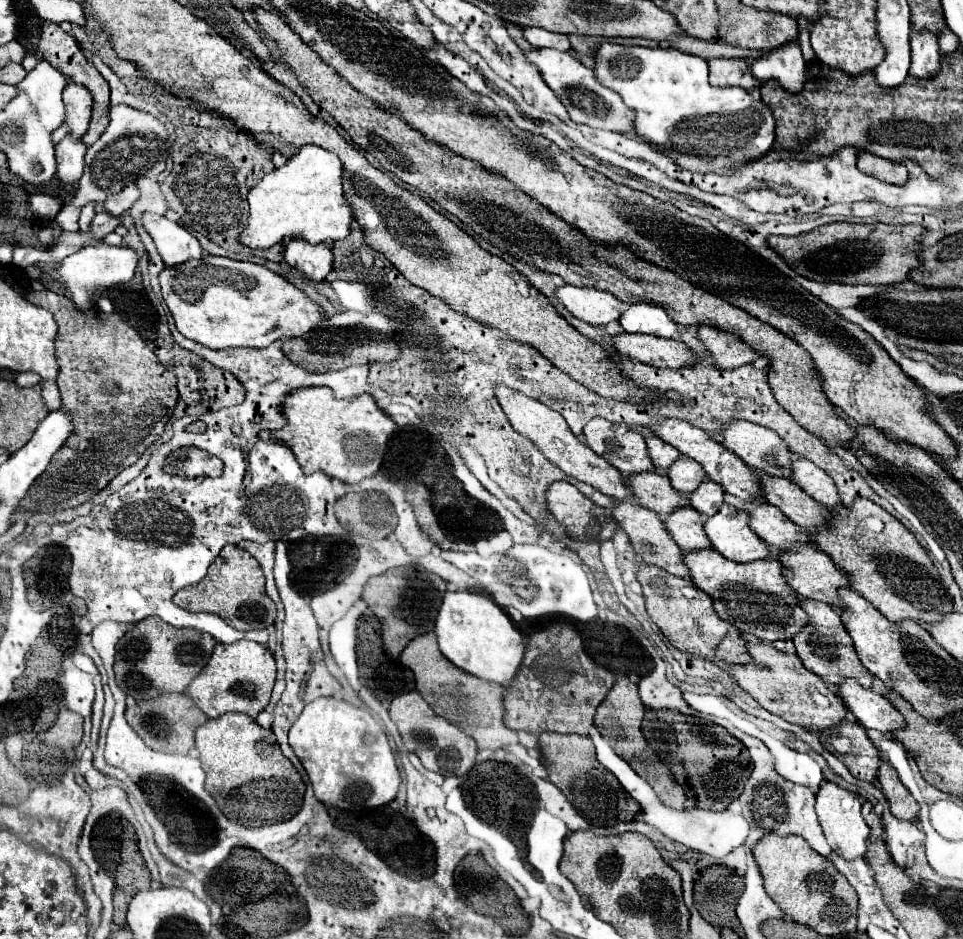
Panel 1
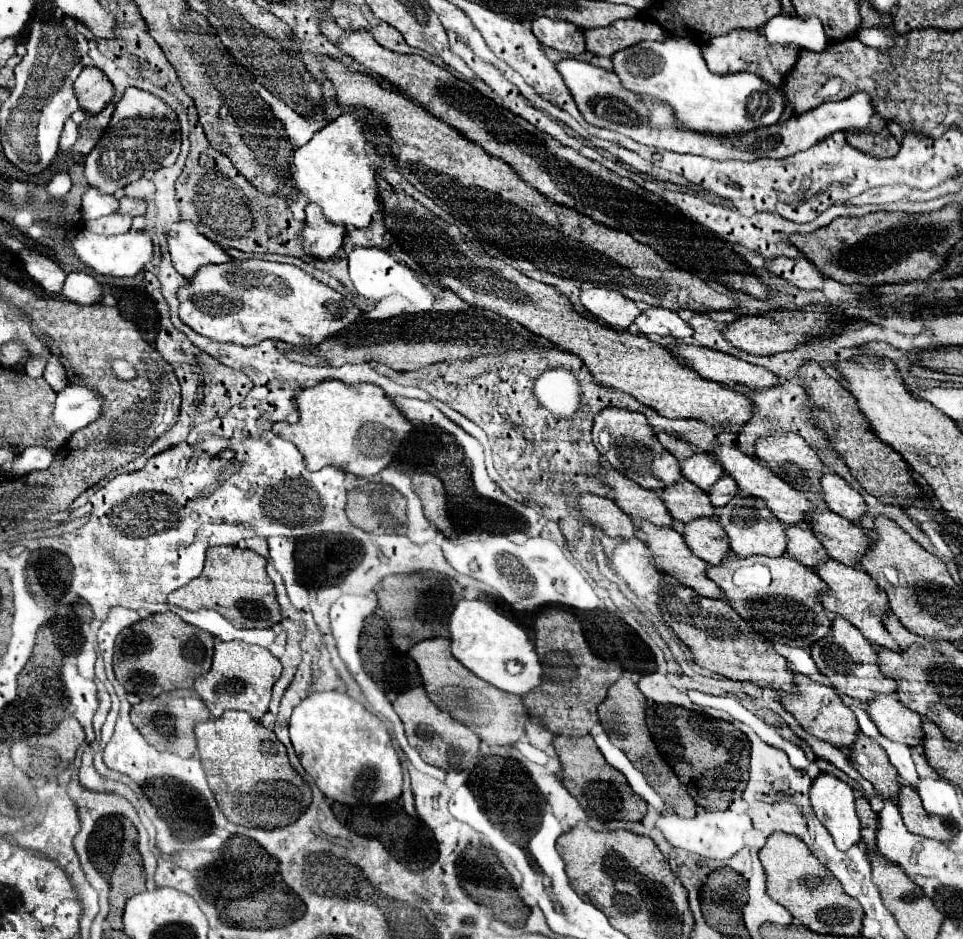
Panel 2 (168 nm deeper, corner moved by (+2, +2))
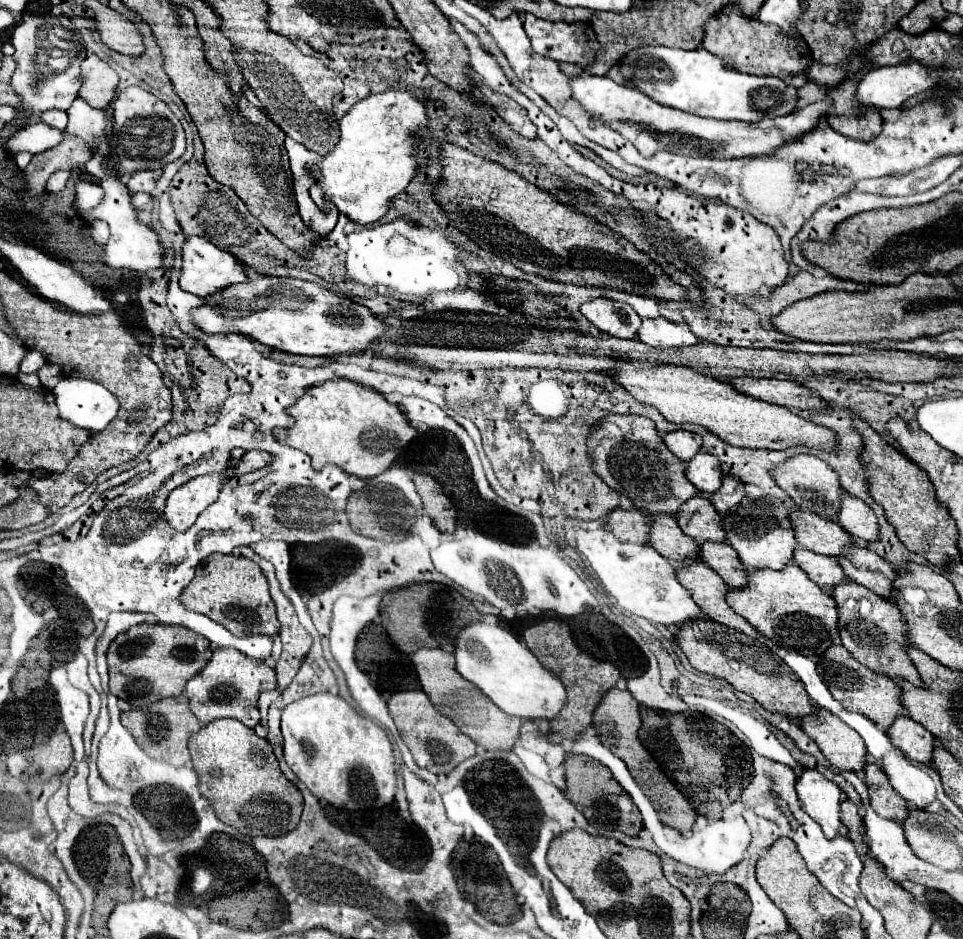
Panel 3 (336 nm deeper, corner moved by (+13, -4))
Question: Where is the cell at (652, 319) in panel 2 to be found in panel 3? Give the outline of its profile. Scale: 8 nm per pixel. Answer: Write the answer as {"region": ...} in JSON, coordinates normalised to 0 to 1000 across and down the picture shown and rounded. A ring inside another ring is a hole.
{"region":[[[690,338],[683,340],[669,340],[667,348],[663,353],[663,361],[675,370],[712,370],[712,367],[723,367],[725,361],[723,357],[712,348],[698,344]]]}

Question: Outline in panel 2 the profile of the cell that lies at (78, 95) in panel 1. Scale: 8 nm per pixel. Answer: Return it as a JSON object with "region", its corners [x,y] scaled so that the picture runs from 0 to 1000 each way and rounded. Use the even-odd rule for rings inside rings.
{"region":[[[88,71],[78,84],[76,97],[80,101],[82,116],[86,116],[92,122],[103,120],[119,99],[115,86],[101,71]]]}

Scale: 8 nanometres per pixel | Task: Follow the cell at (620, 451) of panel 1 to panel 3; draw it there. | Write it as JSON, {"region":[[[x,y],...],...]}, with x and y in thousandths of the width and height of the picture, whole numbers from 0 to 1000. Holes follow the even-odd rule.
{"region":[[[631,442],[625,455],[617,457],[613,468],[617,502],[629,517],[652,529],[660,542],[677,548],[702,548],[706,538],[723,529],[727,523],[712,510],[712,491],[698,485],[690,468],[683,463],[677,446],[667,442]]]}

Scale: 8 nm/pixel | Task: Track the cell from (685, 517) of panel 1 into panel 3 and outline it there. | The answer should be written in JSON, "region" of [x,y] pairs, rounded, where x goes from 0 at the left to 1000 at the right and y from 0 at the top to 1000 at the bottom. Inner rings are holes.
{"region":[[[729,578],[729,597],[739,604],[760,627],[771,627],[777,621],[775,604],[768,597],[768,591],[756,578]]]}

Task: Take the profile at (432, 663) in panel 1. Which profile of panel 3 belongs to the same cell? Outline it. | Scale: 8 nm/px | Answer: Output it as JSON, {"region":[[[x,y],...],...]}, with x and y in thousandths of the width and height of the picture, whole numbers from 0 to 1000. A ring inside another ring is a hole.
{"region":[[[438,689],[428,698],[428,706],[432,710],[434,723],[451,753],[459,757],[461,761],[467,761],[478,778],[484,778],[488,787],[492,787],[503,798],[532,798],[534,789],[540,783],[542,768],[538,764],[525,761],[521,755],[517,755],[496,732],[492,732],[486,723],[482,723],[474,715],[474,702],[469,695],[463,695],[459,691],[444,691]]]}

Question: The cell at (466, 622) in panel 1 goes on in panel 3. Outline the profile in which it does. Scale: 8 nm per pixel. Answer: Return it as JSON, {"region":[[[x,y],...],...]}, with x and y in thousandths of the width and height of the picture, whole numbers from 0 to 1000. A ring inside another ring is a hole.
{"region":[[[490,663],[484,668],[484,672],[478,674],[474,683],[474,715],[482,719],[482,723],[490,725],[505,742],[511,744],[523,759],[540,764],[544,768],[557,768],[557,766],[577,766],[582,755],[588,751],[588,734],[579,719],[563,710],[563,706],[557,702],[557,698],[546,689],[544,683],[536,681],[532,674],[521,670],[519,666],[509,663]]]}

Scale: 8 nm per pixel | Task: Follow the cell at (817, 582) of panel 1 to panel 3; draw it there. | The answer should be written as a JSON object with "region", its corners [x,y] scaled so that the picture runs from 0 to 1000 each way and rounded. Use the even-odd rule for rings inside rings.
{"region":[[[885,619],[866,625],[864,636],[870,644],[874,687],[883,693],[883,698],[887,702],[891,702],[895,708],[899,708],[908,717],[920,719],[924,723],[937,721],[937,723],[945,725],[947,729],[960,732],[955,717],[951,715],[949,706],[943,700],[943,689],[947,687],[943,681],[943,666],[928,640],[912,636],[903,627],[891,623],[891,621],[885,621]]]}

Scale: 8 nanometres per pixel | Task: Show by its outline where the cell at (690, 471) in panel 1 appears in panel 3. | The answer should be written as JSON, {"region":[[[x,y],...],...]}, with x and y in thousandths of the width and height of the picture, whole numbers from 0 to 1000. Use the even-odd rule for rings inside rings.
{"region":[[[727,480],[714,491],[712,508],[729,523],[729,525],[744,525],[750,514],[750,497],[741,485]]]}

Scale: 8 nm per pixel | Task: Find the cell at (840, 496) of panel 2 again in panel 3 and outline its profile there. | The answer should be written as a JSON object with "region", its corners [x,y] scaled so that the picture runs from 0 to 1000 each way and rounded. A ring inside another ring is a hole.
{"region":[[[874,527],[874,544],[870,557],[885,570],[899,576],[912,576],[912,553],[910,546],[893,531]]]}

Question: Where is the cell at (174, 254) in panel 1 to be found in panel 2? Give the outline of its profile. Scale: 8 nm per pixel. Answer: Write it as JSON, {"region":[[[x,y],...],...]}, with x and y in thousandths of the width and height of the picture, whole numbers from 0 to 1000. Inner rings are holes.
{"region":[[[184,235],[173,240],[173,261],[178,269],[180,284],[196,297],[209,282],[240,278],[238,272],[205,246],[196,235]]]}

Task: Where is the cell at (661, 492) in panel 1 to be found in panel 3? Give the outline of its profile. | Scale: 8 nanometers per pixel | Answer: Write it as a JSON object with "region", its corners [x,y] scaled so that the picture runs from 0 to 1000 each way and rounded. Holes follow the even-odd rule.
{"region":[[[723,527],[721,531],[708,538],[708,544],[704,546],[704,559],[712,570],[723,574],[725,578],[754,576],[754,565],[750,563],[748,546],[741,542],[741,538],[735,531],[727,527]]]}

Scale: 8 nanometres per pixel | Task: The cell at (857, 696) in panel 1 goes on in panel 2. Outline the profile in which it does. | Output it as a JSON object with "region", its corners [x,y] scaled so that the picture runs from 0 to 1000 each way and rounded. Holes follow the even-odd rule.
{"region":[[[911,740],[900,747],[900,759],[911,776],[925,789],[940,793],[956,793],[956,764],[954,759],[936,751],[931,740]]]}

